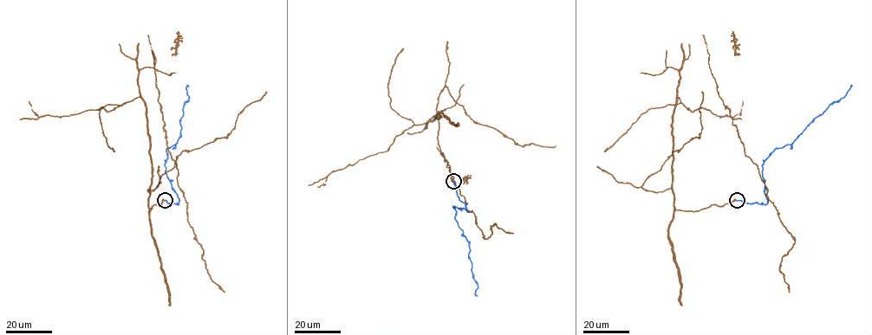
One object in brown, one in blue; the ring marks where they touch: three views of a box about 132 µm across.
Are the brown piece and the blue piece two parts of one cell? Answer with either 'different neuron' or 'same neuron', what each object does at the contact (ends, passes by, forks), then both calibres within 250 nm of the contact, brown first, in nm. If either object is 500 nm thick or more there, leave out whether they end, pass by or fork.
same neuron; brown ends there; blue ends there; 280 nm thick on the brown side, 200 nm on the other

